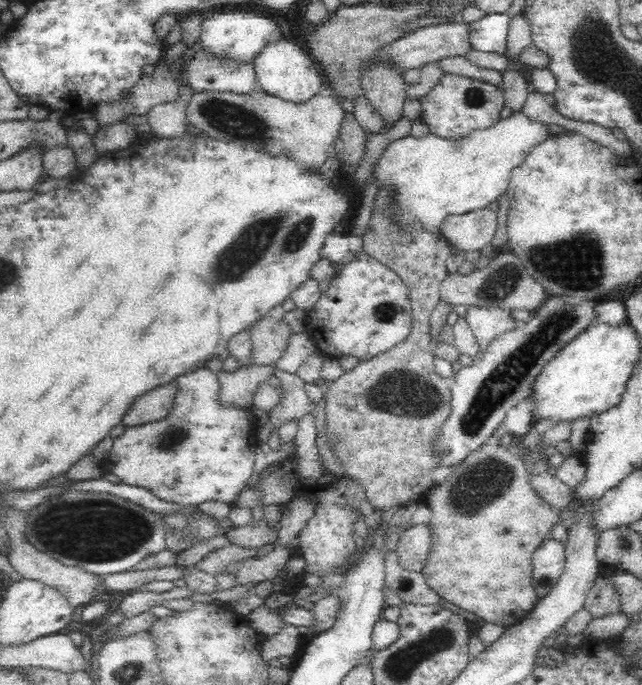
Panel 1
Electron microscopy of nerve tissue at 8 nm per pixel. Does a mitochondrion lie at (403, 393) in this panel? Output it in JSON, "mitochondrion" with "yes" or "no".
{"mitochondrion":"yes"}

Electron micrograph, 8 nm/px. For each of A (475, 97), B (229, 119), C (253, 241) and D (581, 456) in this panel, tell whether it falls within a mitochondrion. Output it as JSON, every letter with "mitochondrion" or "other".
{"A":"mitochondrion","B":"mitochondrion","C":"mitochondrion","D":"other"}

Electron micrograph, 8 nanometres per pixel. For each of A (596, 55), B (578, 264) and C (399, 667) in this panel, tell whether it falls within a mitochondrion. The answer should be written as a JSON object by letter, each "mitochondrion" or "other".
{"A":"mitochondrion","B":"mitochondrion","C":"mitochondrion"}

